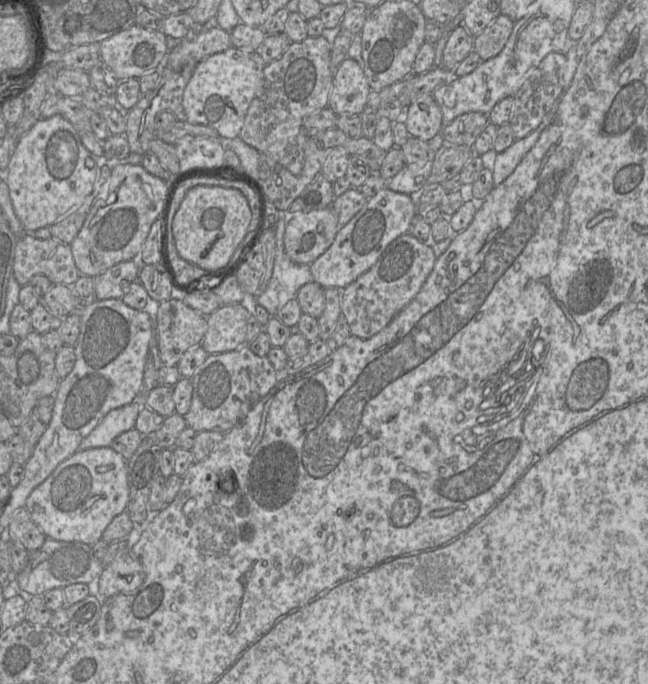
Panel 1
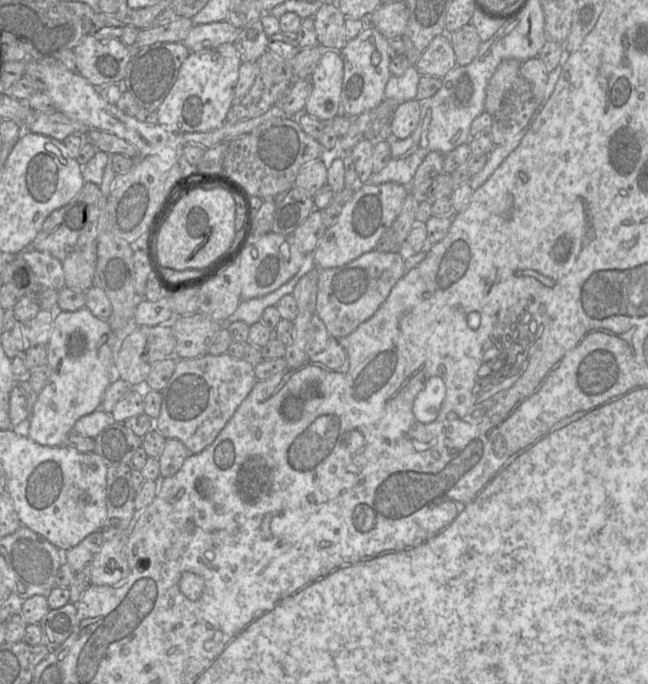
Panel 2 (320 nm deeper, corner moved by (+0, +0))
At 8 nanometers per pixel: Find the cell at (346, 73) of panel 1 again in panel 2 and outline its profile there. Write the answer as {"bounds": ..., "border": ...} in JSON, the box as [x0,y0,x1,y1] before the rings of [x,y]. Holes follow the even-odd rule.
{"bounds":[303,49,344,121],"border":[[[327,49],[310,76],[312,91],[303,112],[321,121],[341,113],[344,67],[340,51]]]}

